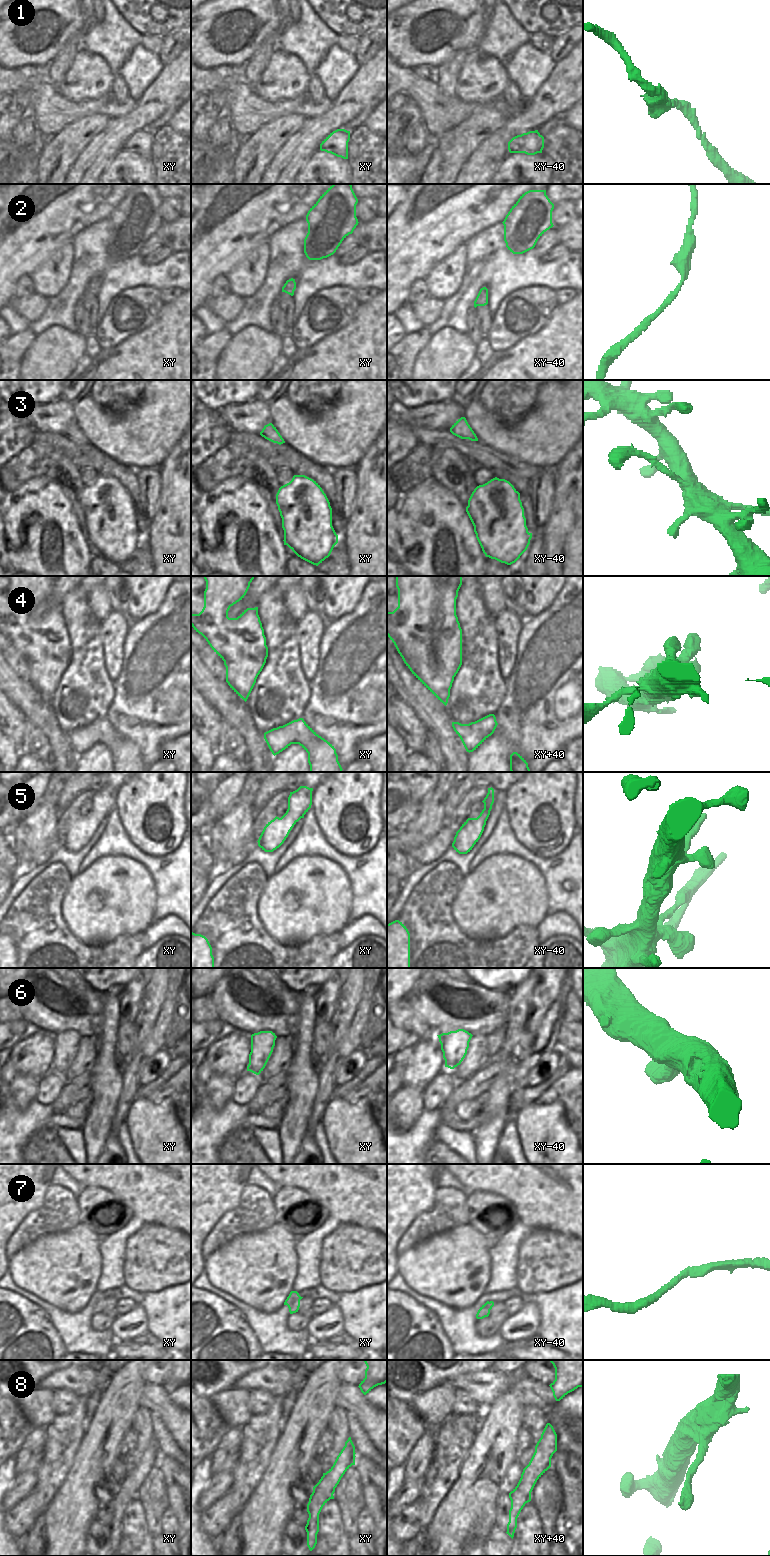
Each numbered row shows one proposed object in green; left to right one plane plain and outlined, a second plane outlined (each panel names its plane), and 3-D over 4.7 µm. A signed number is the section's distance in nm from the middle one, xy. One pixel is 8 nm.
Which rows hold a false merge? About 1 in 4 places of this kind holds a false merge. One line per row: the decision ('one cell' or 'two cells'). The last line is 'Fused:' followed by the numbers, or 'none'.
1: one cell
2: one cell
3: one cell
4: one cell
5: one cell
6: one cell
7: one cell
8: one cell
Fused: none

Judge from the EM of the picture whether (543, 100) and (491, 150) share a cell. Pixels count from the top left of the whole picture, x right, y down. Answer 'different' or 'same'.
same

